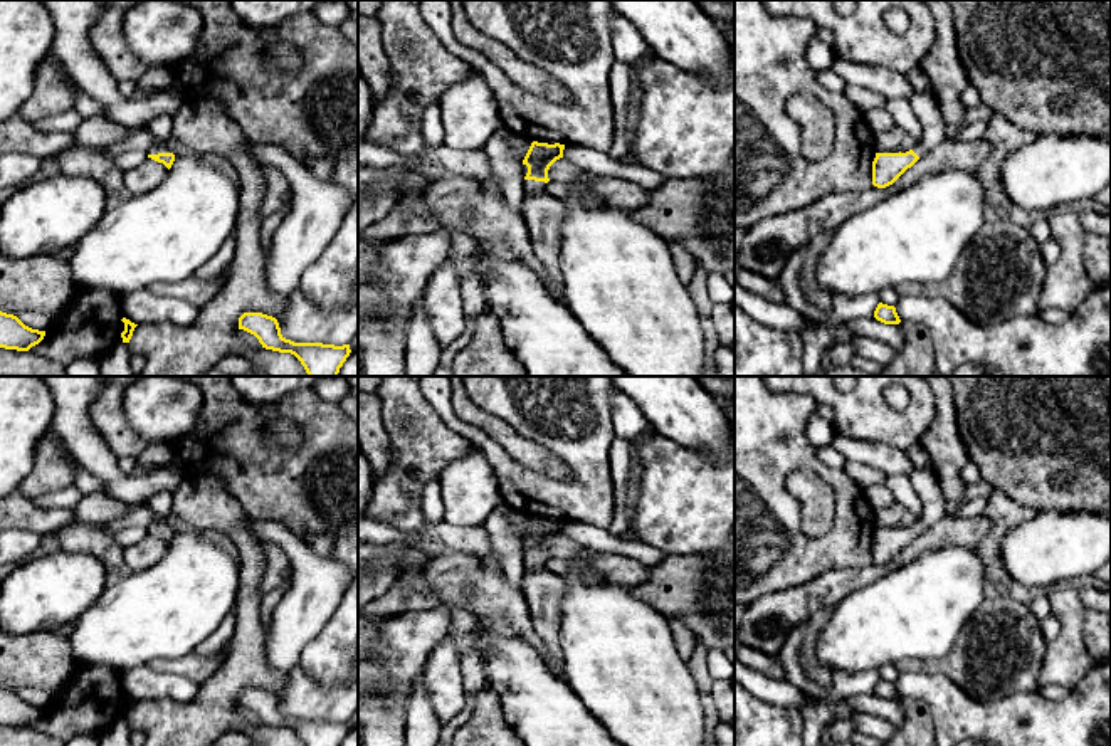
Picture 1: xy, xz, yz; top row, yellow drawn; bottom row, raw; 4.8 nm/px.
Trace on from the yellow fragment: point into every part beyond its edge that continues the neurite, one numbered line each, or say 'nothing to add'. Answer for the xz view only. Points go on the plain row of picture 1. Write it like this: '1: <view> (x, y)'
1: xz (530, 562)

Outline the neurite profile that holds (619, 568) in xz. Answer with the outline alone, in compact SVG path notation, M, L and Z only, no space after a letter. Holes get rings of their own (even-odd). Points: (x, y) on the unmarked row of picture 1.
M582 551L571 556L587 565L593 573L625 585L640 585L649 578L649 568L637 560L615 553L583 554Z

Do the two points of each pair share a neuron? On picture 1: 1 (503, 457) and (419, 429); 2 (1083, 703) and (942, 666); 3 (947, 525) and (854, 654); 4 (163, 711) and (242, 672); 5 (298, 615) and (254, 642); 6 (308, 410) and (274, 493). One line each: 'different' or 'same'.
1: different
2: different
3: different
4: same
5: different
6: same

